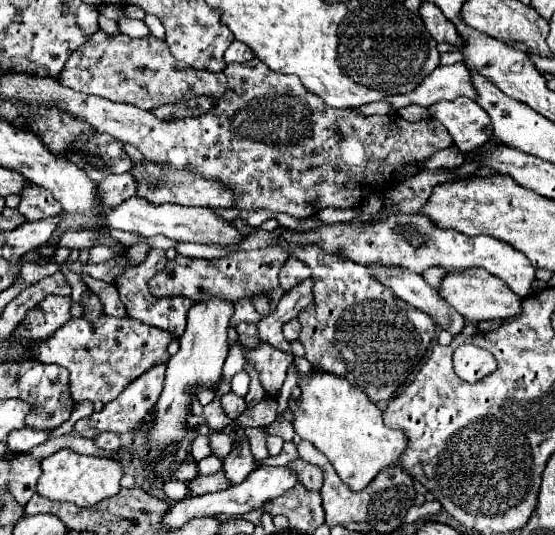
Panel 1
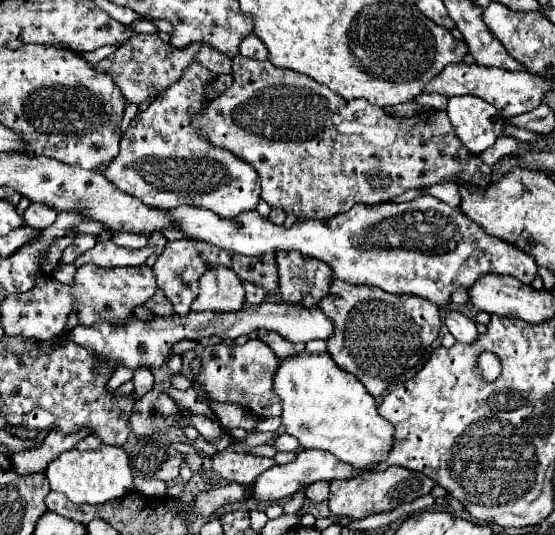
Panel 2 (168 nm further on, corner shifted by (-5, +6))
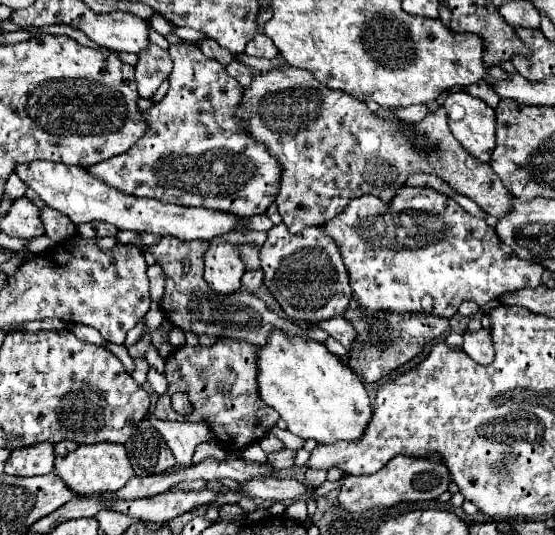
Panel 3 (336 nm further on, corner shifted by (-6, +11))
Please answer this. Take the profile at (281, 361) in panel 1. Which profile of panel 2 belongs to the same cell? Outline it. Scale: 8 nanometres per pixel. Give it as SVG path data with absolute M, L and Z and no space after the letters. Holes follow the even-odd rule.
M248 339L244 345L208 345L208 347L196 347L192 351L186 351L182 355L182 375L192 377L196 383L204 387L204 391L214 401L234 401L252 415L264 419L272 415L282 413L282 401L274 393L274 373L280 365L280 359L264 345L260 339ZM194 359L200 359L200 371L194 373L190 369L190 363Z

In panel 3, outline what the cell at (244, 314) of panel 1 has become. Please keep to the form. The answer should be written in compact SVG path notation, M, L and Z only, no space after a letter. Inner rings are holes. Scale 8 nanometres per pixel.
M247 270L241 280L243 288L249 292L257 292L257 288L263 284L263 272L261 270Z

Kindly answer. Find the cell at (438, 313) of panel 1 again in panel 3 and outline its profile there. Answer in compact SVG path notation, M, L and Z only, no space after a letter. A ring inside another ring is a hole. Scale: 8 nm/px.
M479 330L479 332L465 332L463 334L465 344L463 350L481 366L487 366L495 360L495 350L493 350L493 340L491 334L487 330Z

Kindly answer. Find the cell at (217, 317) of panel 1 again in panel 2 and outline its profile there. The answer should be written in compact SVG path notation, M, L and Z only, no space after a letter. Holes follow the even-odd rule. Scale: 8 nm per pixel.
M216 267L200 277L200 293L192 303L194 311L230 313L244 307L244 287L236 273Z

